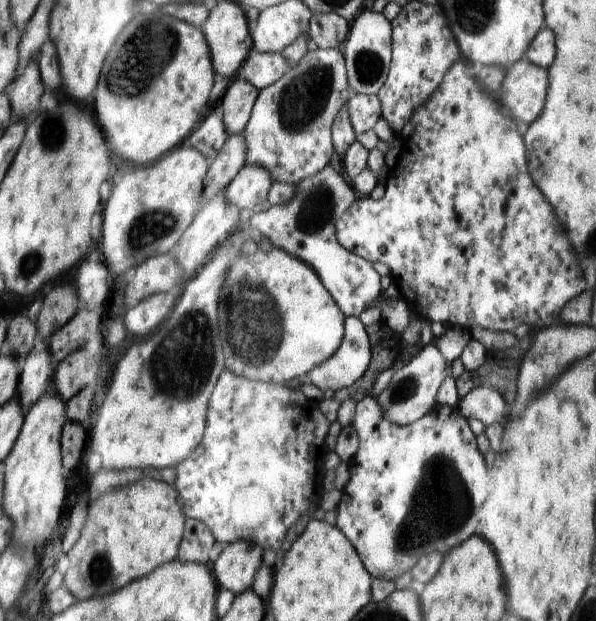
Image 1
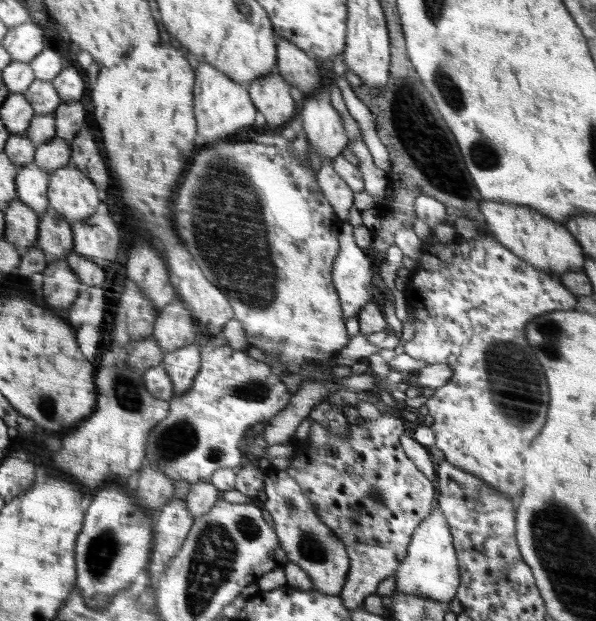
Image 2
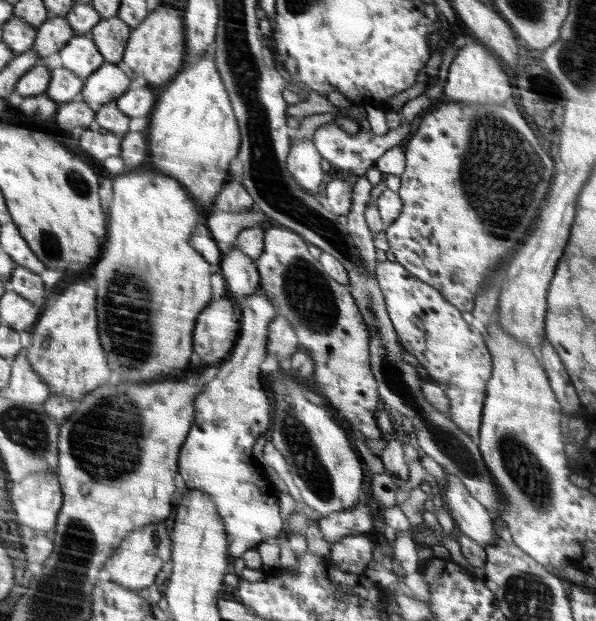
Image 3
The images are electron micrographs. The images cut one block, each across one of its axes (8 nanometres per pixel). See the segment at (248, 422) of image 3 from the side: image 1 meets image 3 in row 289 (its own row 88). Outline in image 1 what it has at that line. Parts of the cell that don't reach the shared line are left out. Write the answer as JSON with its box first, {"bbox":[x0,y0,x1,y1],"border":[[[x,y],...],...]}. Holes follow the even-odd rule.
{"bbox":[241,49,291,90],"border":[[[254,49],[242,68],[241,77],[262,90],[277,83],[291,67],[284,53],[262,53]]]}

